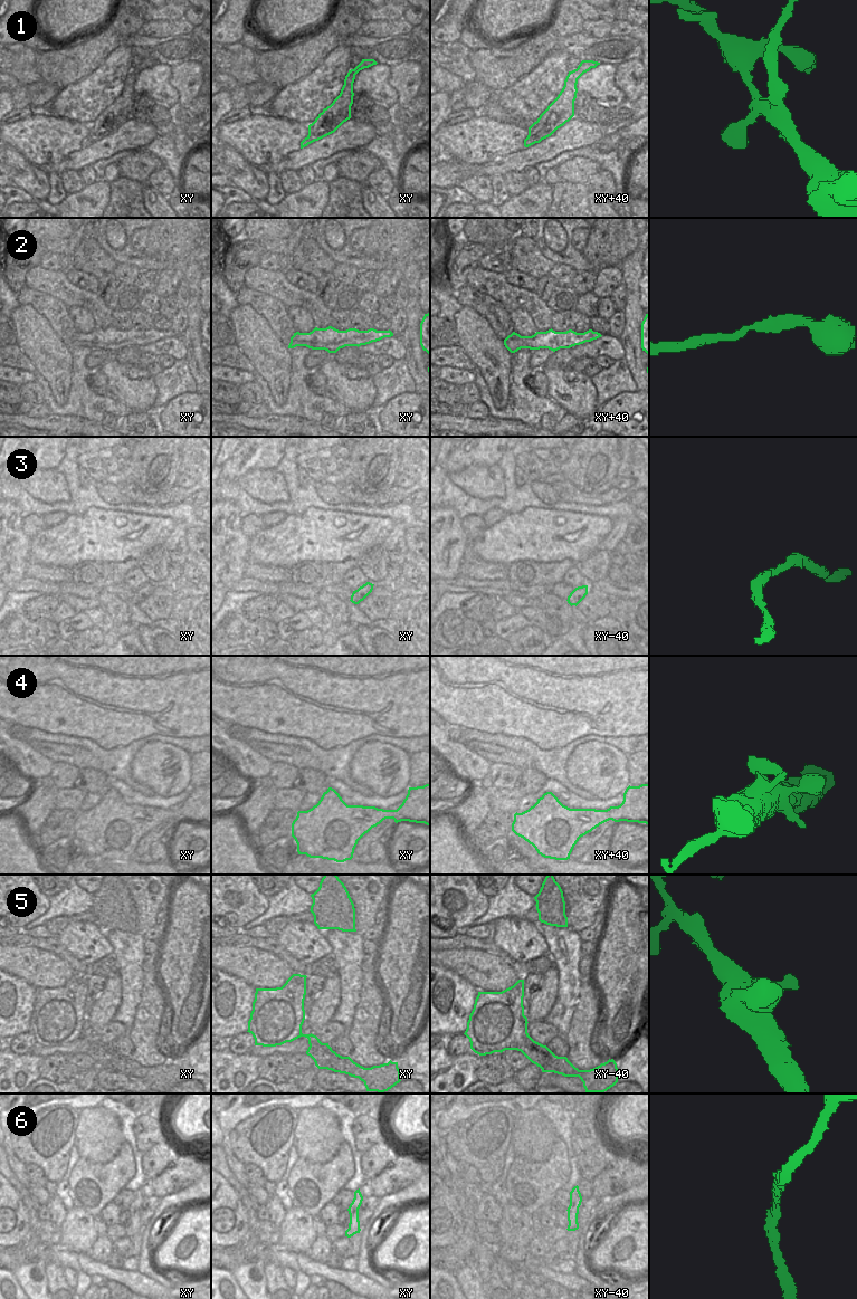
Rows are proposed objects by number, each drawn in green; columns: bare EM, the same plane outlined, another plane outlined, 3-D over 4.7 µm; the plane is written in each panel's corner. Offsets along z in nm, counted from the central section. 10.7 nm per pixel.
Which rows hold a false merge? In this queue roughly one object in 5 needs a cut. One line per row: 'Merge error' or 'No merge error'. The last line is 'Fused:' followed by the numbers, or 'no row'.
1: Merge error
2: No merge error
3: No merge error
4: No merge error
5: No merge error
6: No merge error
Fused: 1

